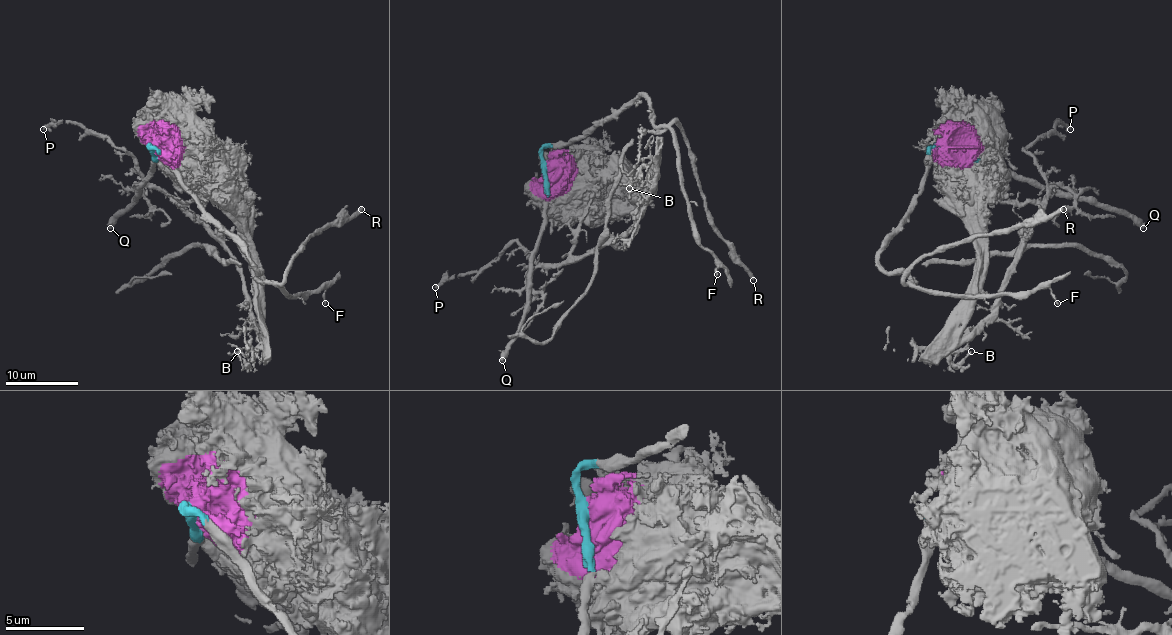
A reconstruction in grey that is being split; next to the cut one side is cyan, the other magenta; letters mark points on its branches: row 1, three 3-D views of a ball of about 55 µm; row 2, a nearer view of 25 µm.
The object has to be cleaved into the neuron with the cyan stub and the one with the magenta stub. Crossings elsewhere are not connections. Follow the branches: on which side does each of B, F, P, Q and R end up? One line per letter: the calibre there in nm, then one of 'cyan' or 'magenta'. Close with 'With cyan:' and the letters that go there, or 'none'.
B: 240 nm thick; magenta
F: 180 nm thick; cyan
P: 200 nm thick; magenta
Q: 500 nm thick; cyan
R: 440 nm thick; cyan
With cyan: F, Q, R

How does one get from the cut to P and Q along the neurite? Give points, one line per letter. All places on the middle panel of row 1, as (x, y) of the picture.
P: (546, 168), (588, 214), (573, 251), (557, 264), (540, 264), (515, 242), (478, 271), (443, 278), (434, 287)
Q: (546, 168), (546, 220), (531, 262), (527, 311), (502, 361)

